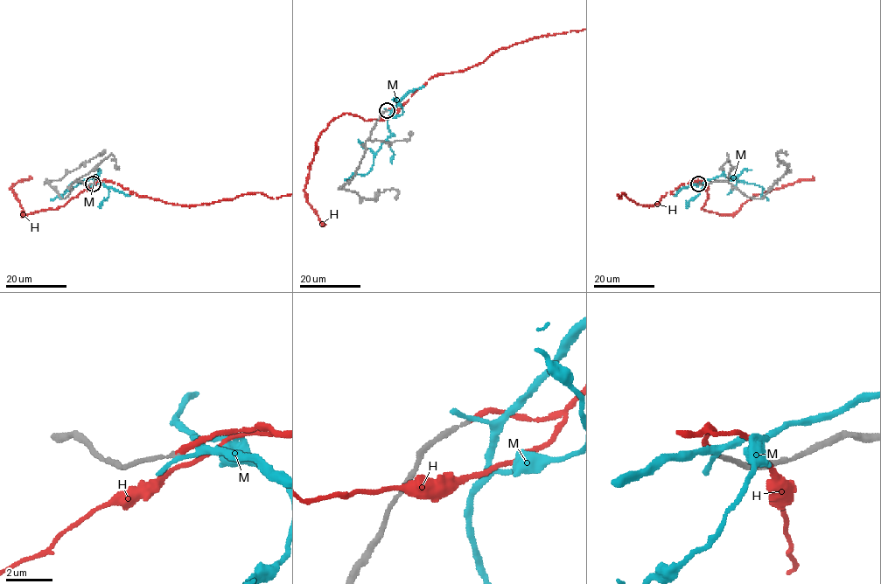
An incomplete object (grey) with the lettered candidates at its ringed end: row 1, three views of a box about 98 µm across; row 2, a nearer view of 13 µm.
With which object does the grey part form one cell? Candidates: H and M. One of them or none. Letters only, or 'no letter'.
H

